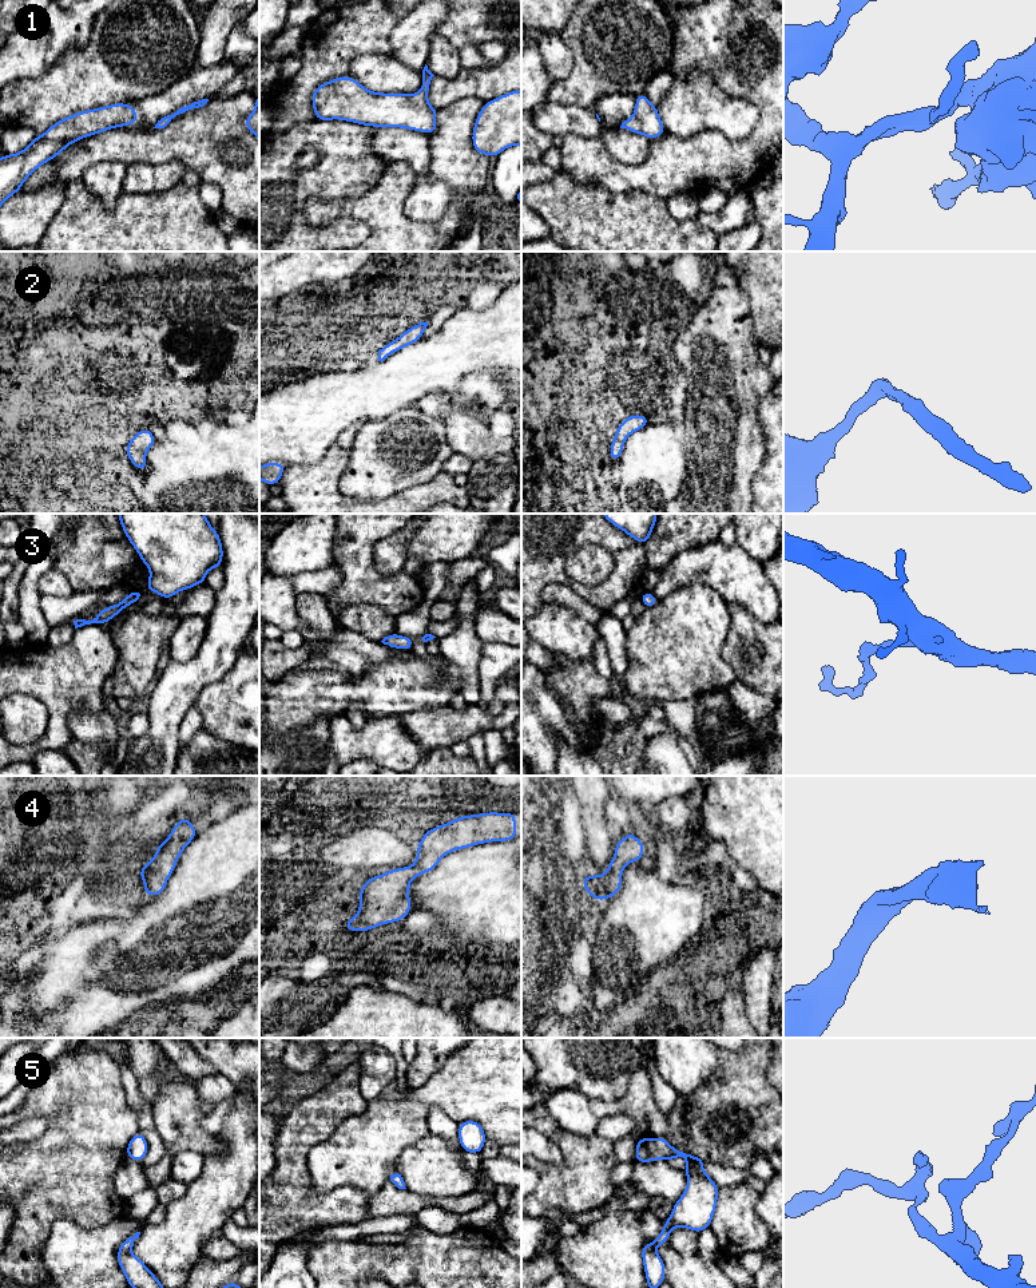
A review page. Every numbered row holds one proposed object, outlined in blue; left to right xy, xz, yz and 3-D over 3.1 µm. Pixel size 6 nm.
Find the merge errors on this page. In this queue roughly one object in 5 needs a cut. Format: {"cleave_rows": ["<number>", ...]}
{"cleave_rows": []}

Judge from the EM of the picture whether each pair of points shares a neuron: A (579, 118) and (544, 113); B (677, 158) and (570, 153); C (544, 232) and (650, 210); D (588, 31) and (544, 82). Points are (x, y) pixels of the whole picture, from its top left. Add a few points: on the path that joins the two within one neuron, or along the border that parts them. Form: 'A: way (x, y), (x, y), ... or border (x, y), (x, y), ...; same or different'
A: way (571, 118), (552, 118); same
B: way (650, 174), (611, 174), (596, 167); same
C: border (535, 211), (546, 222), (551, 236); different
D: border (555, 82), (544, 100); different

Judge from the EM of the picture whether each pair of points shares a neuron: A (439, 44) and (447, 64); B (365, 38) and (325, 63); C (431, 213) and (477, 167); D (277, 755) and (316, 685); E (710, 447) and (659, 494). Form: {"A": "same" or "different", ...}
{"A": "same", "B": "same", "C": "different", "D": "different", "E": "different"}

